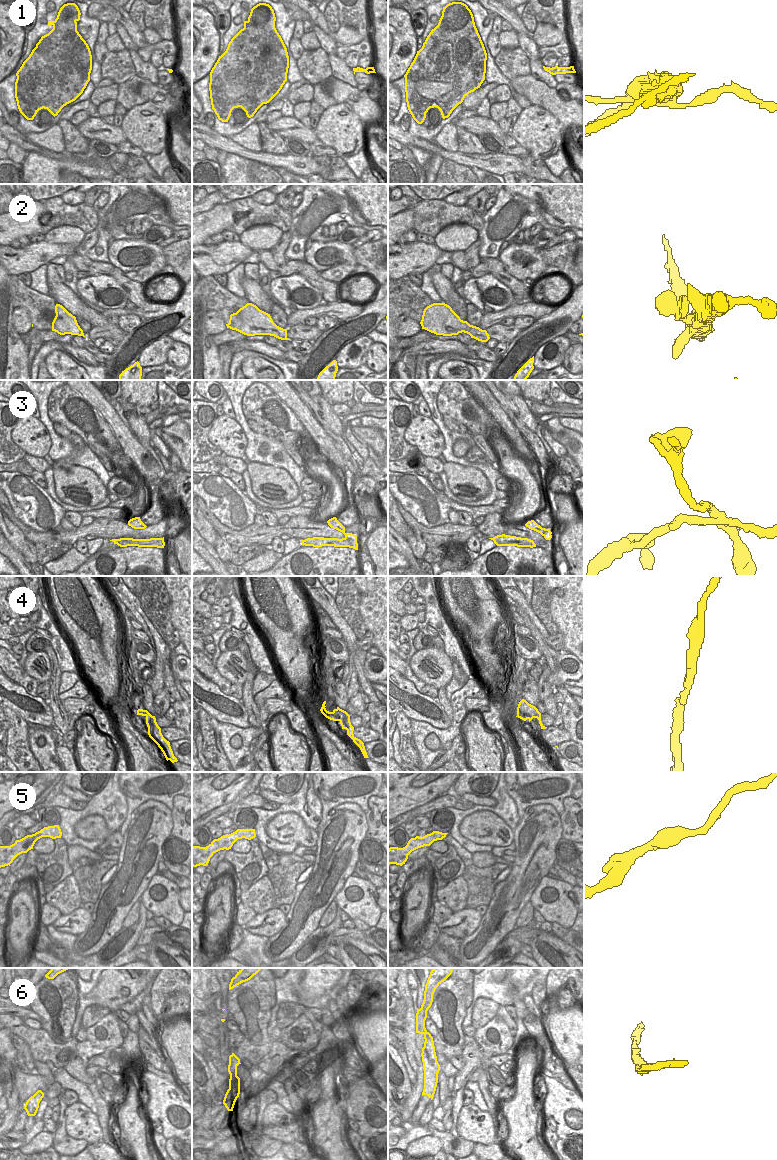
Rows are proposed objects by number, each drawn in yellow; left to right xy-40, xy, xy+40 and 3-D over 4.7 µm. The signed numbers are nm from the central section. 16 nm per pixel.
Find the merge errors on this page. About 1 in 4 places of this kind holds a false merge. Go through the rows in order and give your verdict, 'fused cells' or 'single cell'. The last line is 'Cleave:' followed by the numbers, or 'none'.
1: fused cells
2: single cell
3: fused cells
4: single cell
5: single cell
6: single cell
Cleave: 1, 3

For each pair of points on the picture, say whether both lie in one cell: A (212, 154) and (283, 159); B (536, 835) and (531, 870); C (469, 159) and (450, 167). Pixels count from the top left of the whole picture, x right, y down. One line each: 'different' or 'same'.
A: different
B: same
C: different

